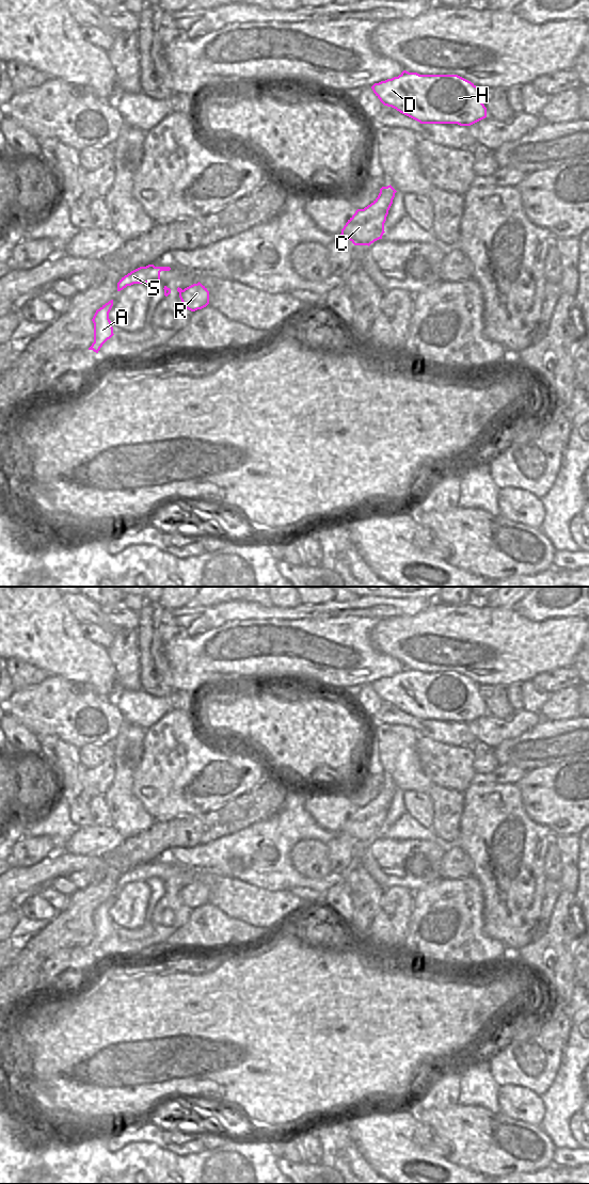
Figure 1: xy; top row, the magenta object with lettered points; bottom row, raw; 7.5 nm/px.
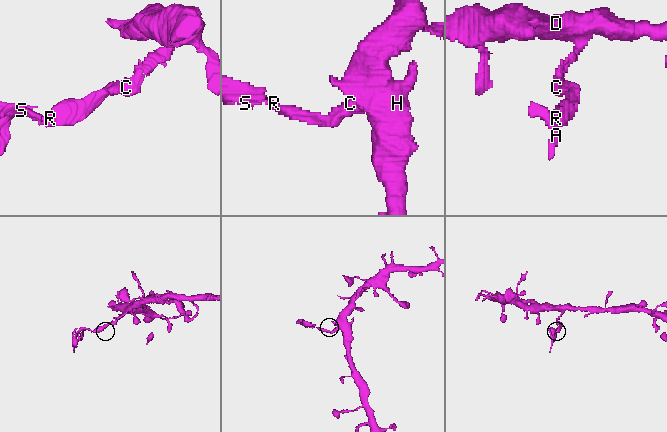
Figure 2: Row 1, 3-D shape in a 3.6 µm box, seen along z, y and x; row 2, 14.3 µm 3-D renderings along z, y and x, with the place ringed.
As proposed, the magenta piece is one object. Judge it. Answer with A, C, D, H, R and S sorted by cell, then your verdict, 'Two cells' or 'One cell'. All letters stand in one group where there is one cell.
Groups: A S / C D H R. Two cells.

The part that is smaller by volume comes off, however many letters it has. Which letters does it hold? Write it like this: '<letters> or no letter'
A, S

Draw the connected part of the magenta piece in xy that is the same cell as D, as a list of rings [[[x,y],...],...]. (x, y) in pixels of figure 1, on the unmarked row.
[[[403,668],[398,674],[375,681],[371,686],[384,703],[420,721],[471,723],[487,715],[487,705],[478,694],[478,685],[458,672],[419,672]]]

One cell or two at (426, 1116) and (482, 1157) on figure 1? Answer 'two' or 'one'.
one

